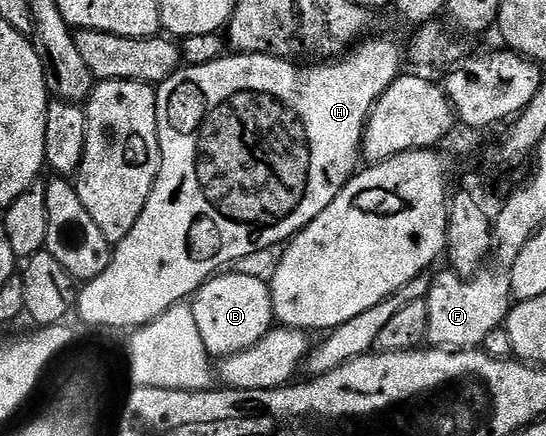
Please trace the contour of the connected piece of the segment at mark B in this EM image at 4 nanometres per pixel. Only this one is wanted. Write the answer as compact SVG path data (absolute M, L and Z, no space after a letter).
M228 270L207 280L191 297L194 322L198 326L198 334L202 334L202 342L209 356L233 356L254 346L254 342L272 331L272 289L267 279L260 279L259 275Z

